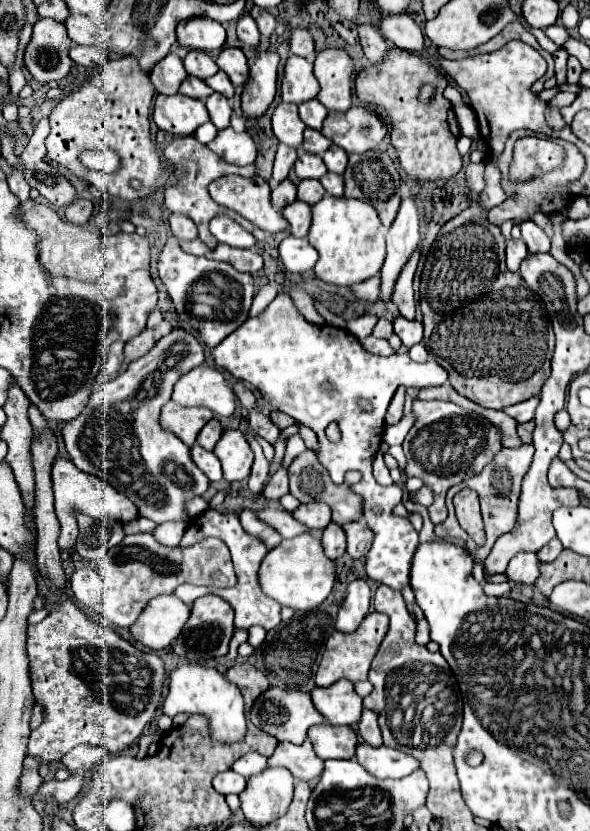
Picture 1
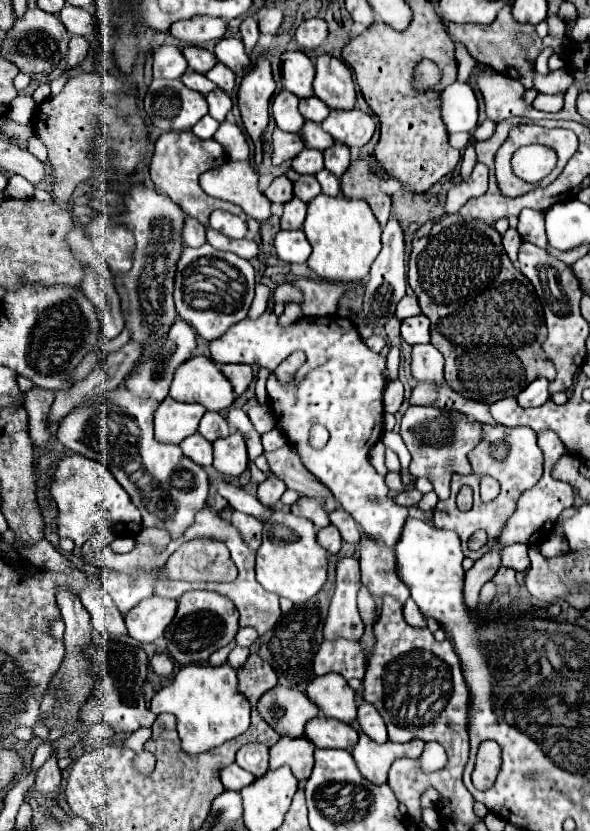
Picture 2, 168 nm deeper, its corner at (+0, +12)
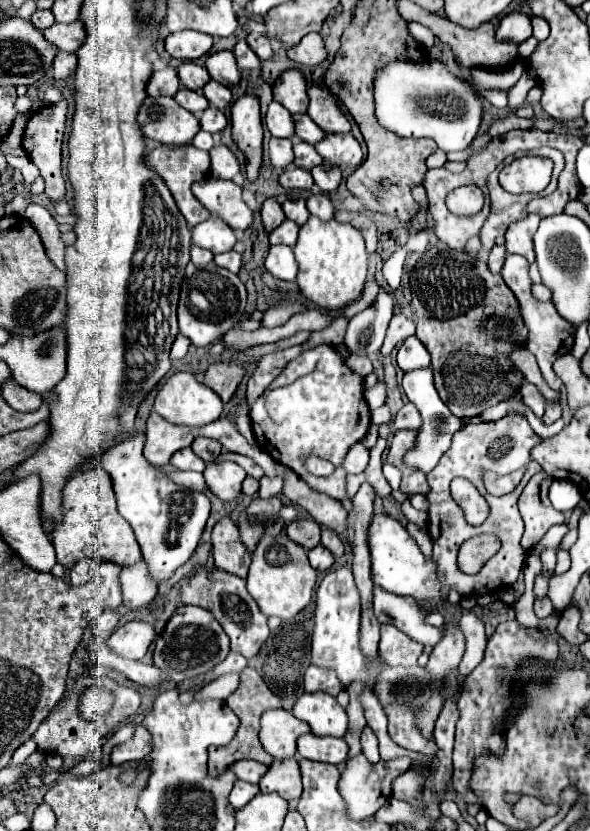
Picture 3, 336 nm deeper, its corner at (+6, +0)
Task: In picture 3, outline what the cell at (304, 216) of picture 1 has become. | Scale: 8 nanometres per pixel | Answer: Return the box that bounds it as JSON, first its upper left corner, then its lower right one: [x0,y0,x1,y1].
[270,219,300,247]

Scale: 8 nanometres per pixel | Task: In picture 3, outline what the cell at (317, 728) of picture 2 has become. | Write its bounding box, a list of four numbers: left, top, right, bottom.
[298,733,348,765]

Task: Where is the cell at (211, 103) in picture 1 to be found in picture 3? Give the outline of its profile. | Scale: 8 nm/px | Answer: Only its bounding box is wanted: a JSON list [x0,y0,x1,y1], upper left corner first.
[200,105,228,133]

